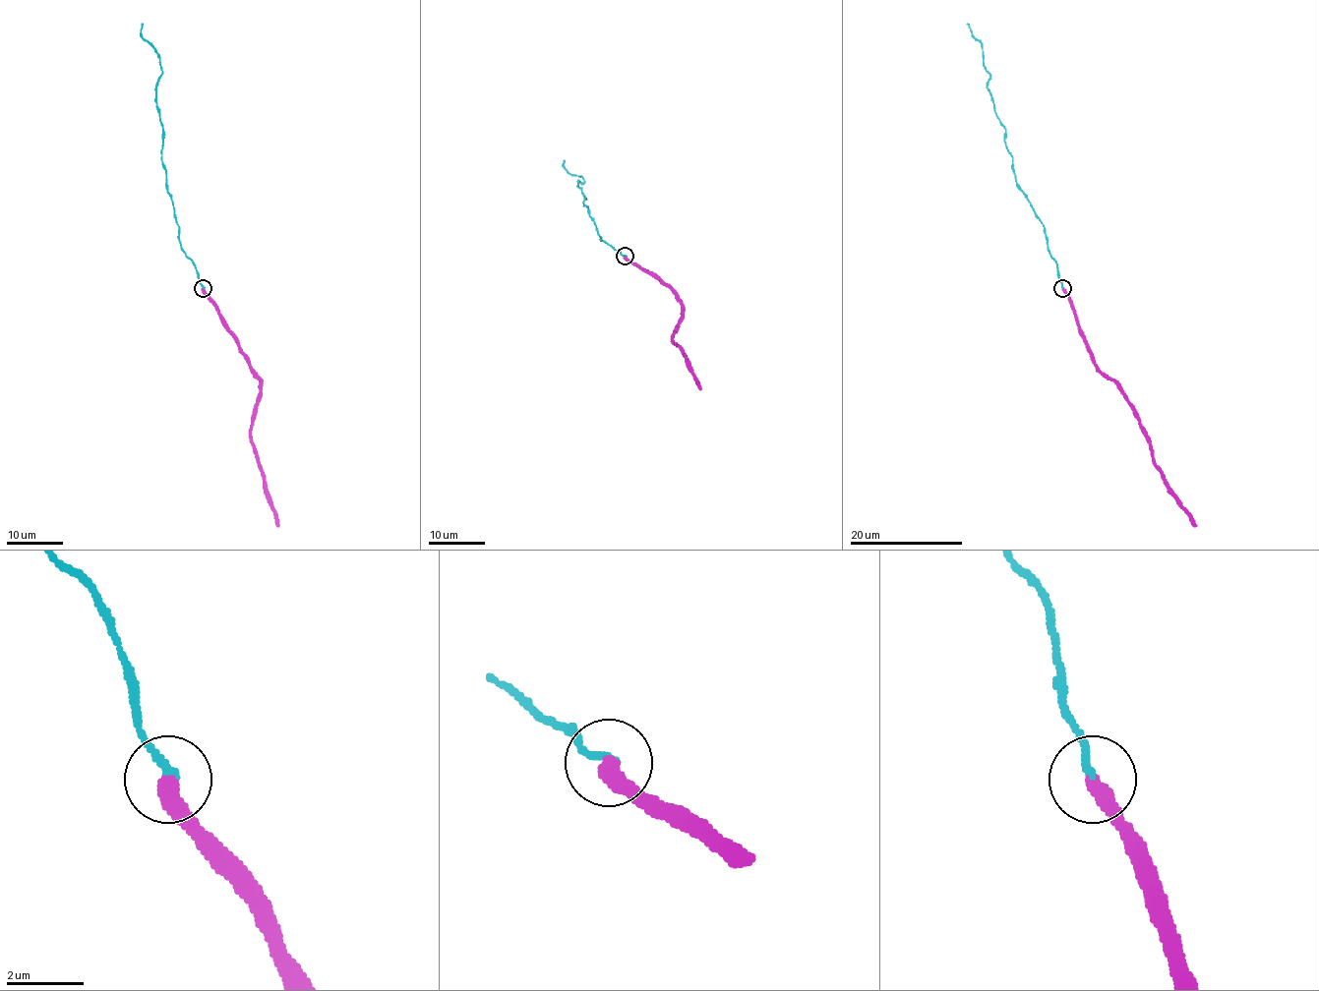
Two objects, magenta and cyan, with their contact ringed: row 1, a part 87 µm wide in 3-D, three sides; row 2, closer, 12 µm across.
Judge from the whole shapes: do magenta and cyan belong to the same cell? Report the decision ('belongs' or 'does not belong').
does not belong

